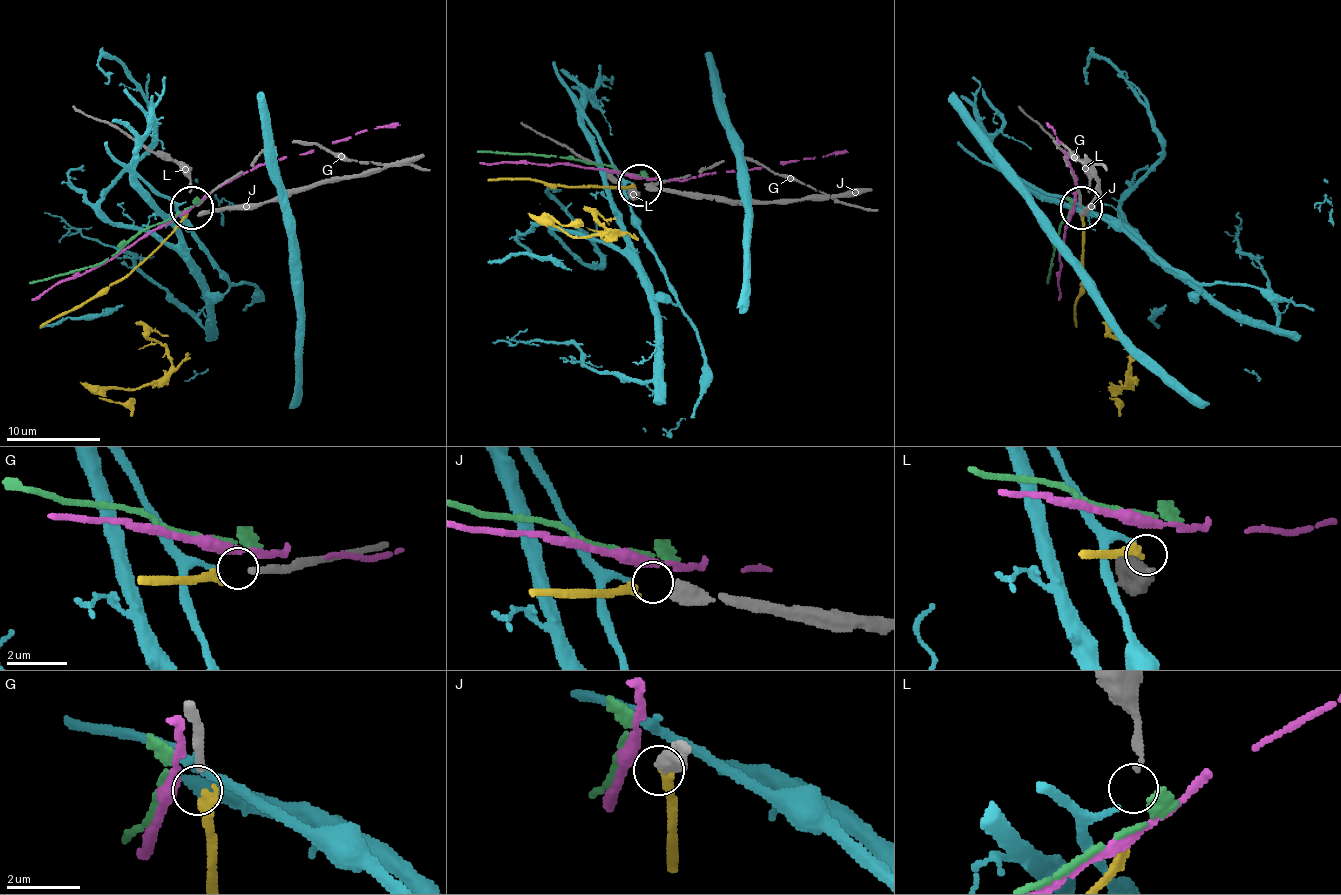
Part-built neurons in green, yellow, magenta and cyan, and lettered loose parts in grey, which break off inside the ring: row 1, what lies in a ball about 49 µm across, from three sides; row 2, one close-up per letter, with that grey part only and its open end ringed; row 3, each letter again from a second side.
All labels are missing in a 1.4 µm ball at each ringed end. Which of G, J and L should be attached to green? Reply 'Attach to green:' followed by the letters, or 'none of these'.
Attach to green: none of these

